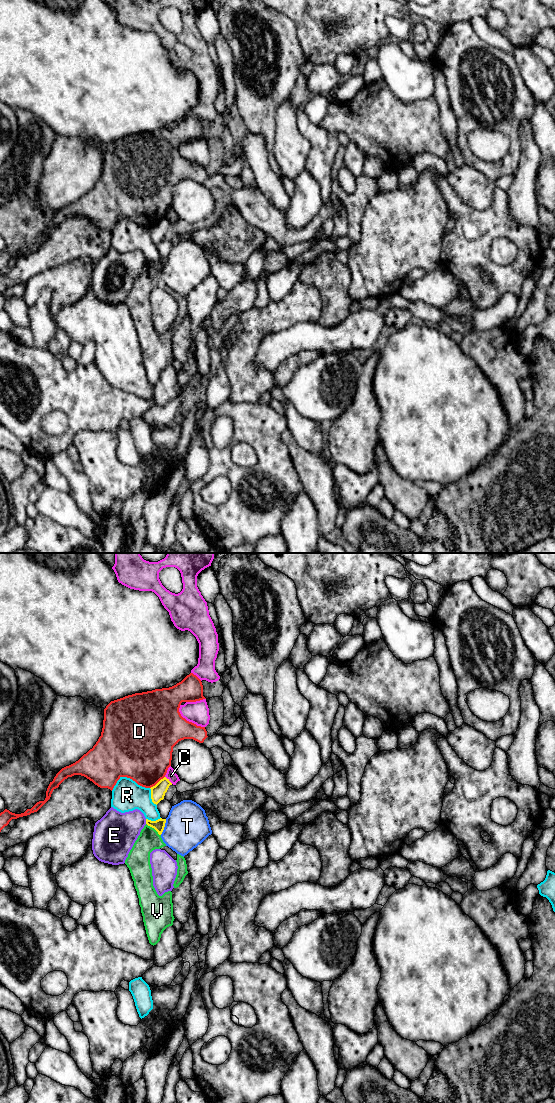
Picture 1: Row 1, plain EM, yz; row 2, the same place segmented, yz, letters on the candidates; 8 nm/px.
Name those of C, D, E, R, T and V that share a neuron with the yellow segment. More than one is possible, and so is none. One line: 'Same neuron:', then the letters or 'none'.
Same neuron: none

